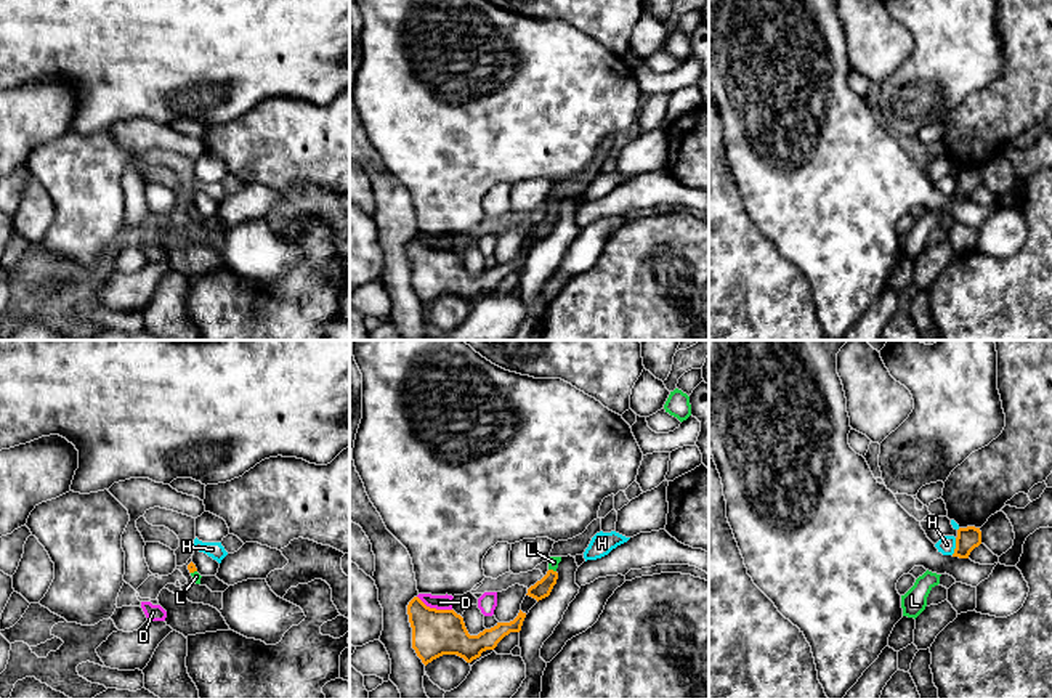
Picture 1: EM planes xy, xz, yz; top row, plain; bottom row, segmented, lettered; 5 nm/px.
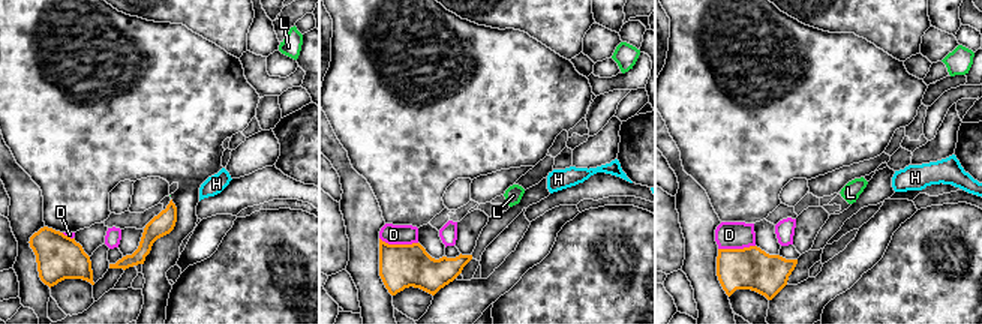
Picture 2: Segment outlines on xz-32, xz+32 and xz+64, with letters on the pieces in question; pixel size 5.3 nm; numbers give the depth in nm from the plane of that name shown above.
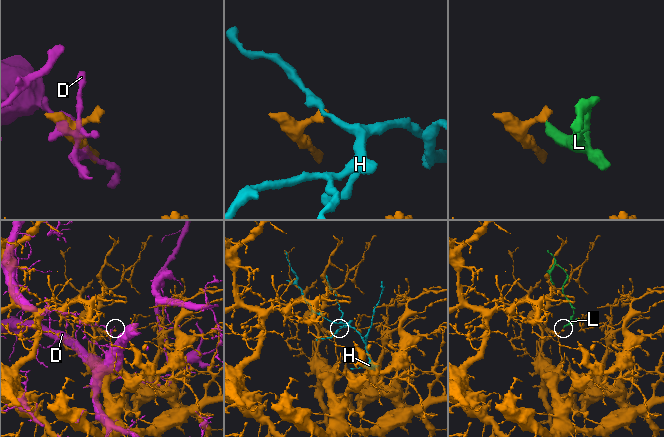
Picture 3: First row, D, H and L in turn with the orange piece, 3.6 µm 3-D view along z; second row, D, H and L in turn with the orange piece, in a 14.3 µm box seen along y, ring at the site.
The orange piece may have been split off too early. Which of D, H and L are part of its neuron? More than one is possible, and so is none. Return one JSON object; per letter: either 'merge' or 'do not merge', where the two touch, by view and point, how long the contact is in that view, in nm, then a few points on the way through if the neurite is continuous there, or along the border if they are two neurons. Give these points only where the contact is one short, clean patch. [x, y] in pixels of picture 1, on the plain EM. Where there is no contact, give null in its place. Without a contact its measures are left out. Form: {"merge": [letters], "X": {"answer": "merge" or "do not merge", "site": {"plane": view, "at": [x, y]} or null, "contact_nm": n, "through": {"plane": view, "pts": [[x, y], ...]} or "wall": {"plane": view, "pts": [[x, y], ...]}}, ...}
{"merge": ["L"], "D": {"answer": "do not merge", "site": {"plane": "xz", "at": [435, 249]}, "contact_nm": 190}, "H": {"answer": "do not merge", "site": {"plane": "yz", "at": [956, 186]}, "contact_nm": 90}, "L": {"answer": "merge", "site": {"plane": "xz", "at": [552, 211]}, "contact_nm": 40, "through": {"plane": "xz", "pts": [[541, 230], [550, 219], [552, 211], [554, 202]]}}}

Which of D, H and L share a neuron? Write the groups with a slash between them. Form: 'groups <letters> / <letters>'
groups D / H / L

